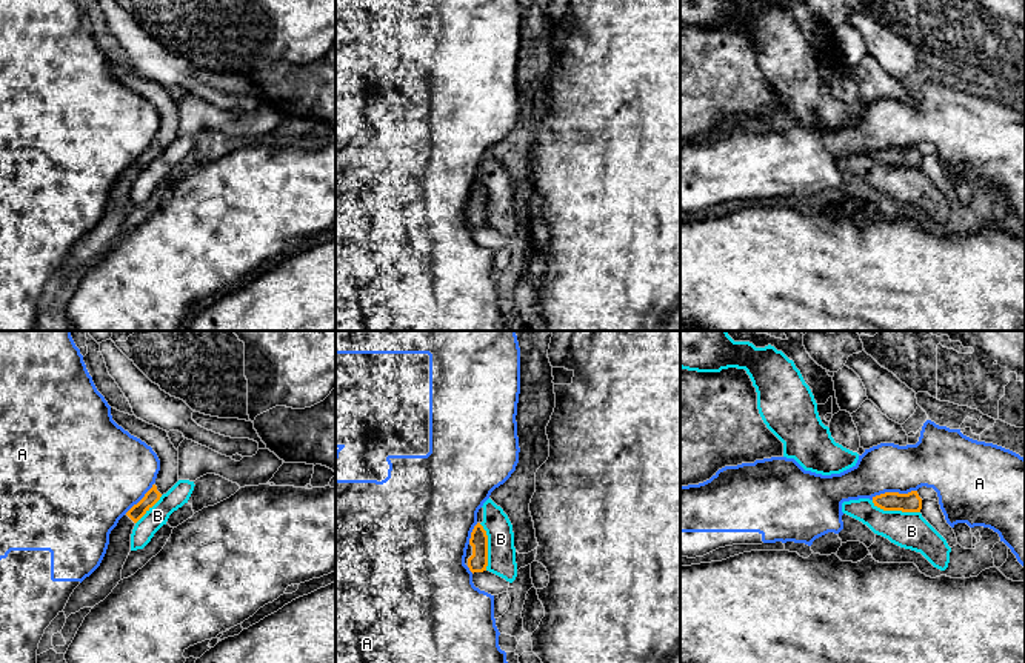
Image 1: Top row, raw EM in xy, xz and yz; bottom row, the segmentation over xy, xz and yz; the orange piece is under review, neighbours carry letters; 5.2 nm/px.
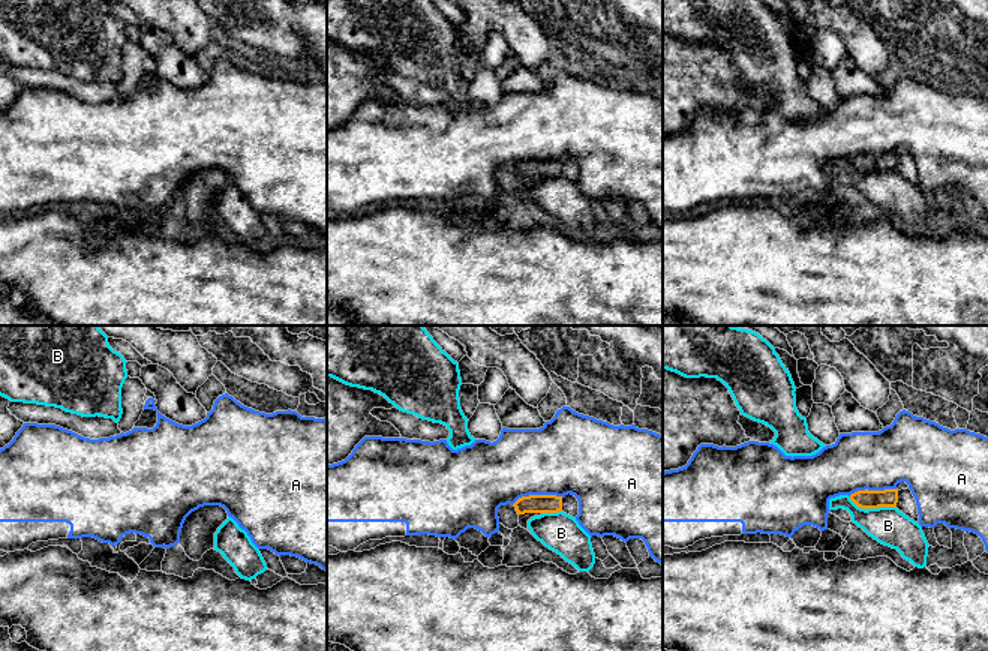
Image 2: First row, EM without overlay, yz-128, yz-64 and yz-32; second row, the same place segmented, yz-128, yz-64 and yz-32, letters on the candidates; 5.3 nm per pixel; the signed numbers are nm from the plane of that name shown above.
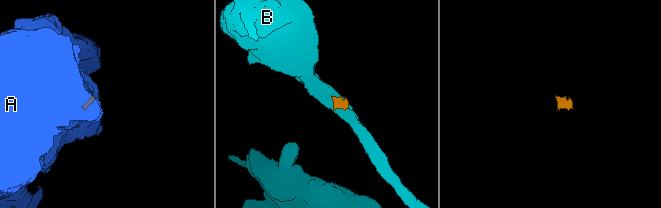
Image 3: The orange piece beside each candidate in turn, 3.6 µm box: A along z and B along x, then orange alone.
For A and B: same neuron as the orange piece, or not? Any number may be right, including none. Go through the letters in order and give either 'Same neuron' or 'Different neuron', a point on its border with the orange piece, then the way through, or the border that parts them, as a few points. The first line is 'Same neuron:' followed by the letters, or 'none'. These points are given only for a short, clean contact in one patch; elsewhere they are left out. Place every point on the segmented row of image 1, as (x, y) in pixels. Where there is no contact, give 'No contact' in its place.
Same neuron: none
A: Different neuron. Touches orange at yz (893, 493). Boundary: yz (916, 489), (881, 493), (871, 499)
B: Different neuron. Touches orange at yz (896, 509). Boundary: yz (871, 500), (884, 509), (919, 513)

